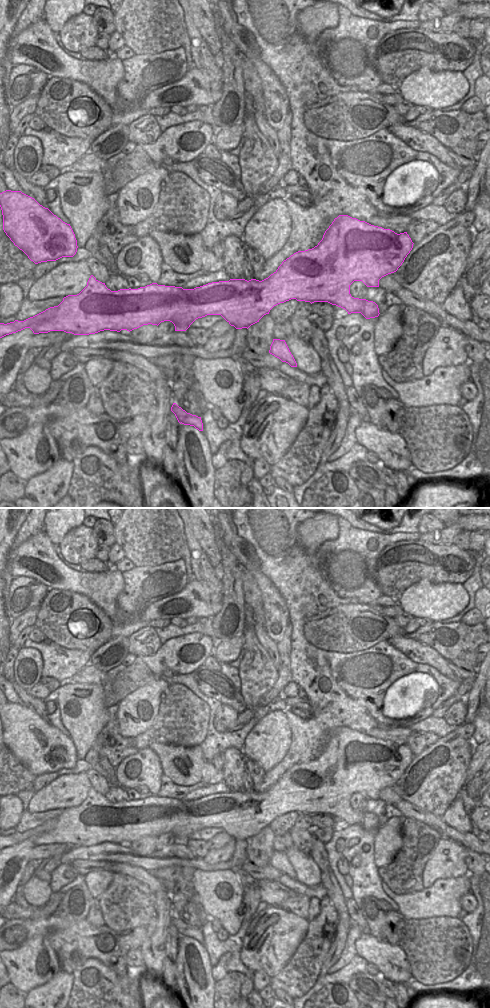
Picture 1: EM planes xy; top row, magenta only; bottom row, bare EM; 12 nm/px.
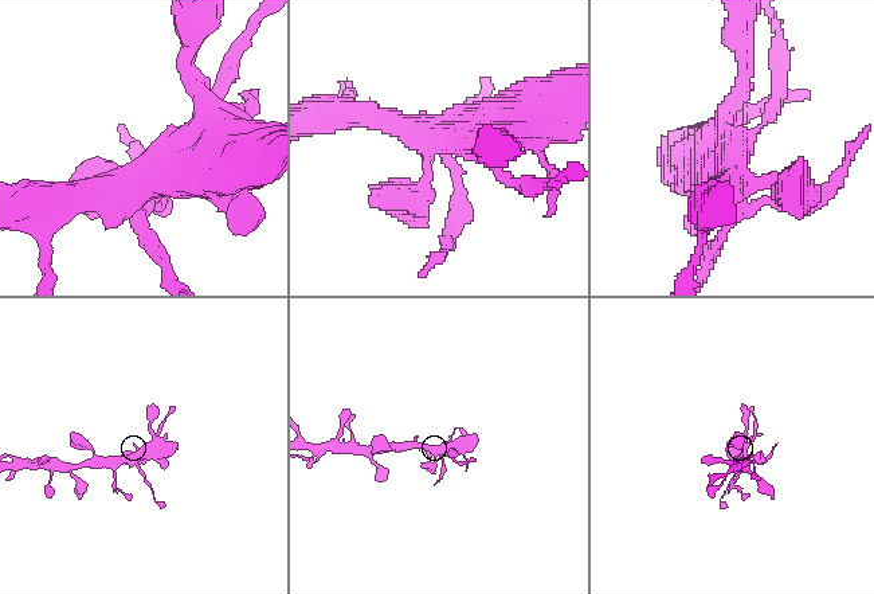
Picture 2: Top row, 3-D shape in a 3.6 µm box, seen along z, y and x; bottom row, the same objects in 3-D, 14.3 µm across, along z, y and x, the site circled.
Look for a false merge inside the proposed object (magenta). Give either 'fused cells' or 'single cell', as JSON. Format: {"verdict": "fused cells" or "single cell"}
{"verdict": "single cell"}

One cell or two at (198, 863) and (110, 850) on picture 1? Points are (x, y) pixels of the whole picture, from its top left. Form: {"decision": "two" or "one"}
{"decision": "one"}

